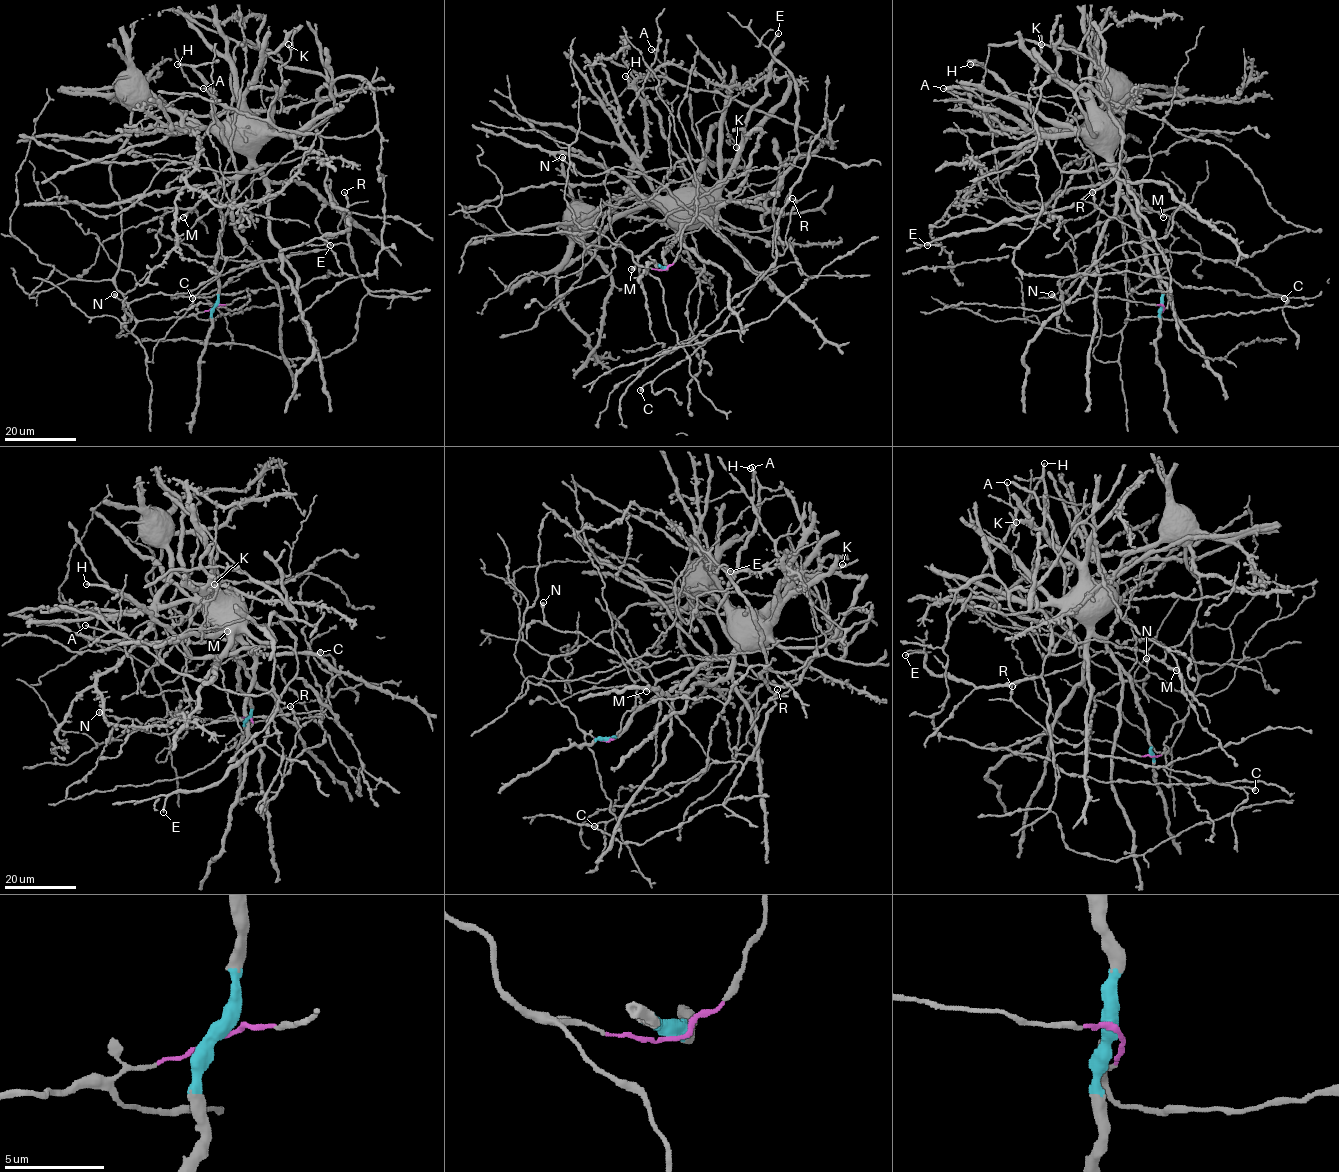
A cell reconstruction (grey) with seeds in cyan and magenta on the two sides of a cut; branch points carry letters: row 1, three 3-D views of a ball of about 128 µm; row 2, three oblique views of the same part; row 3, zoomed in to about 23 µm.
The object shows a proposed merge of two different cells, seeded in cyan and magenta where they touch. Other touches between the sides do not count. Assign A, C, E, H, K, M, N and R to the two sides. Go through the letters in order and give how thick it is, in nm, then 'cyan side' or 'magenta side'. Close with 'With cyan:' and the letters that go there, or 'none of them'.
A: 190 nm | cyan side
C: 600 nm | cyan side
E: 240 nm | cyan side
H: 320 nm | cyan side
K: 420 nm | cyan side
M: 460 nm | cyan side
N: 600 nm | cyan side
R: 130 nm | cyan side
With cyan: A, C, E, H, K, M, N, R

